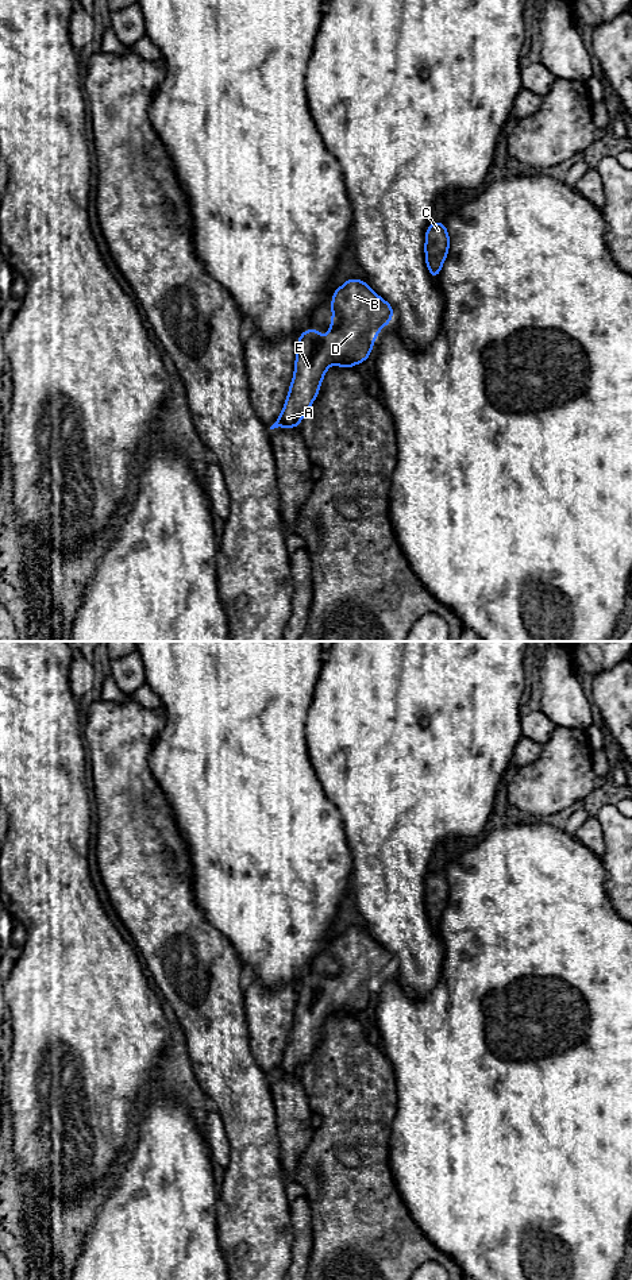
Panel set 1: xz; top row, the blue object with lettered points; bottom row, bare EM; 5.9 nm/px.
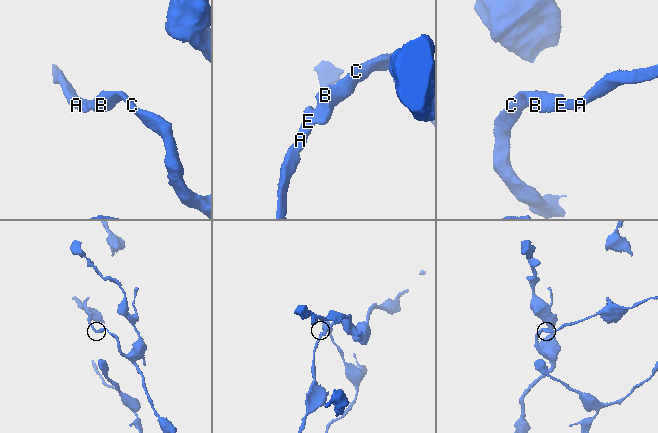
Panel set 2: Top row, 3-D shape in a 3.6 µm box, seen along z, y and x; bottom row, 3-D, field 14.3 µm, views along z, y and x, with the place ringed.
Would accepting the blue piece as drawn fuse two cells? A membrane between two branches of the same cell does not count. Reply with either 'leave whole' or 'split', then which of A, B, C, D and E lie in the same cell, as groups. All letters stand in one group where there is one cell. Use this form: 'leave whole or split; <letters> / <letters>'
leave whole; A B C D E

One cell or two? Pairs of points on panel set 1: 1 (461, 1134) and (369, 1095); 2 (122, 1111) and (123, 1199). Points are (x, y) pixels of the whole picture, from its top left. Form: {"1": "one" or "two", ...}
{"1": "two", "2": "two"}

